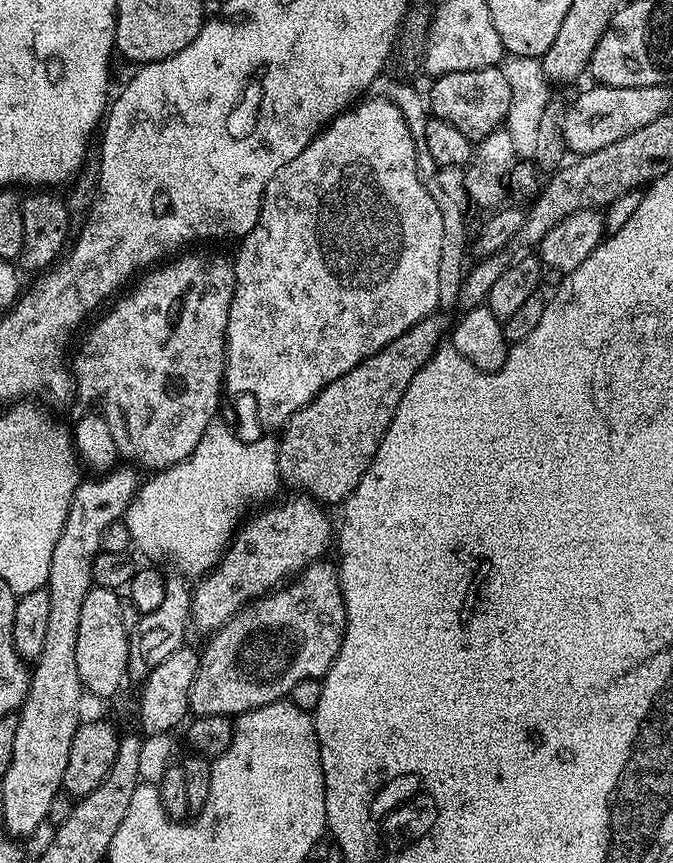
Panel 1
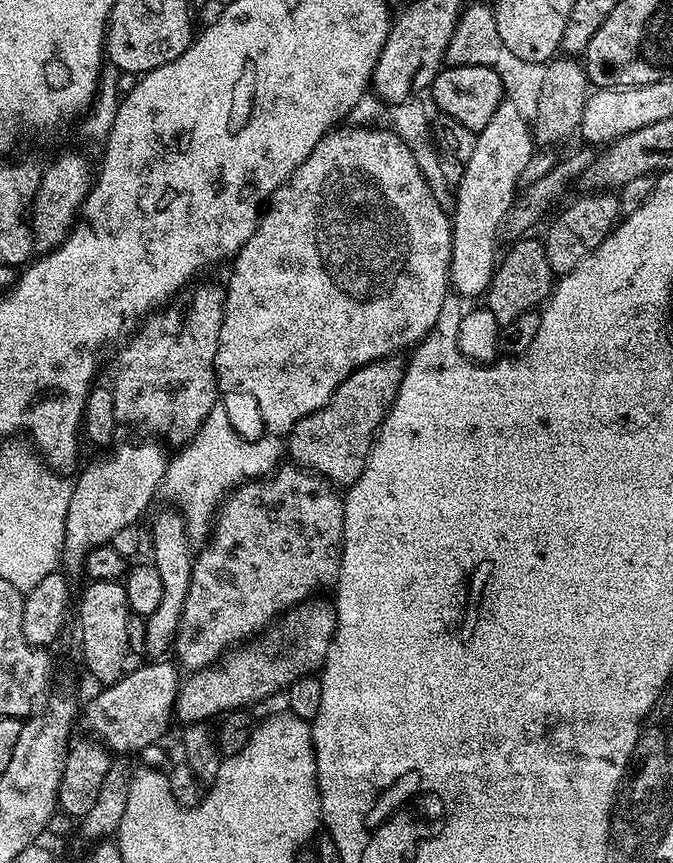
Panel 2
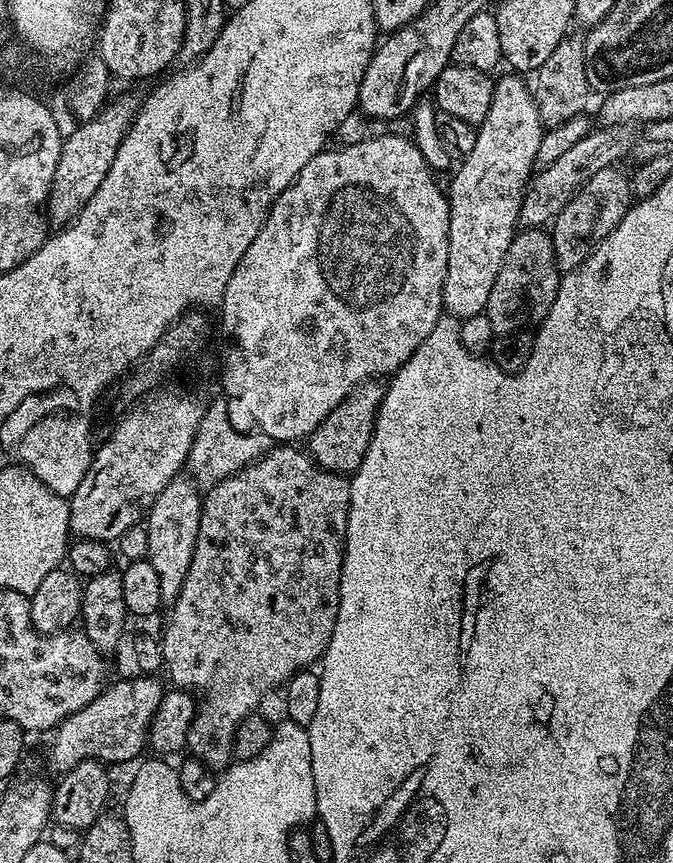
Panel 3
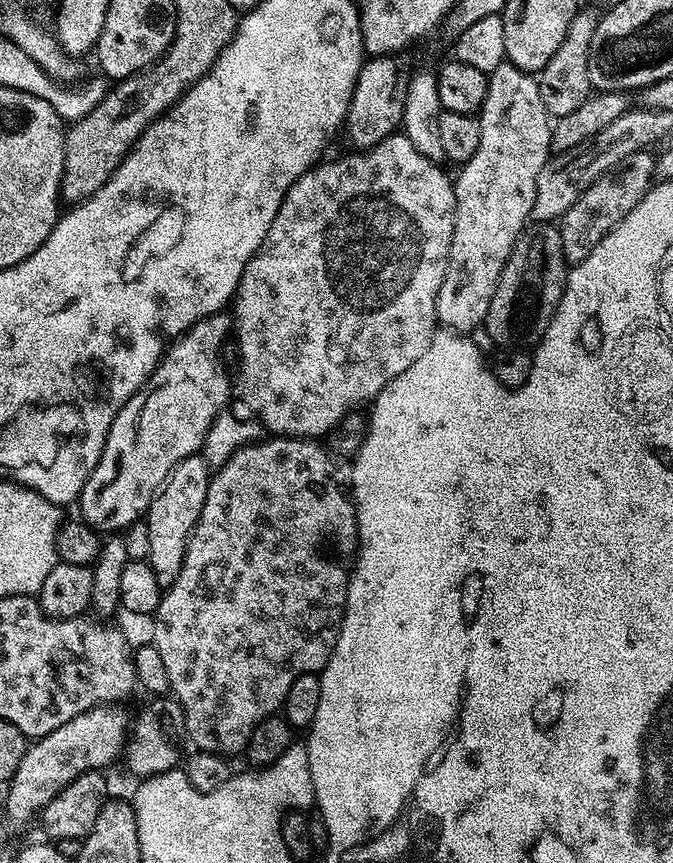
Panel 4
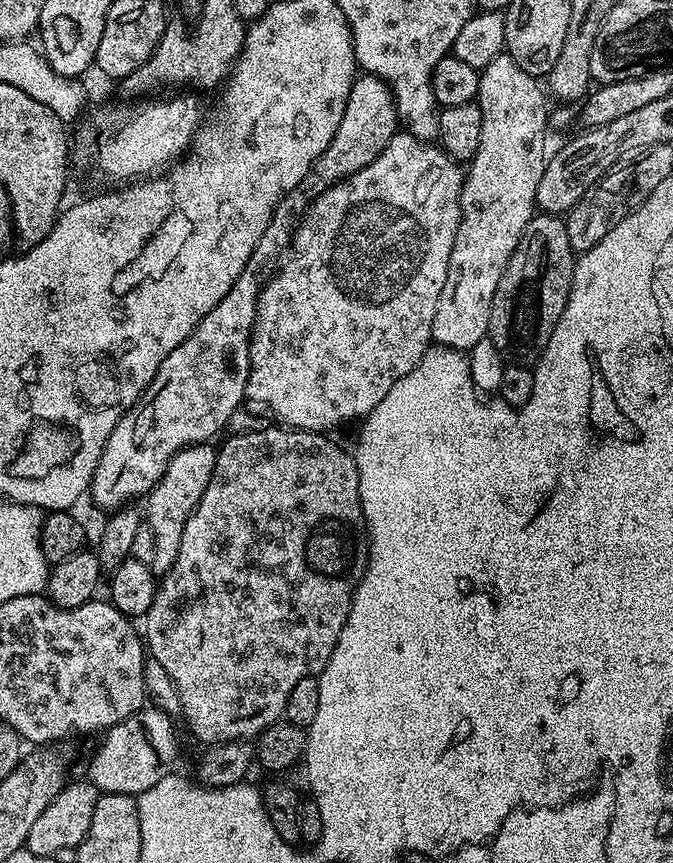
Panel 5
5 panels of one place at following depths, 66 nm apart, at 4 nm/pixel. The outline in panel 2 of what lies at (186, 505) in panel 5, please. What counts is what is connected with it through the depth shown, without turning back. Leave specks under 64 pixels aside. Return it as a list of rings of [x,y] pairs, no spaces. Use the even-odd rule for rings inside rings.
[[[165,507],[165,512],[160,512],[152,520],[152,556],[150,563],[158,570],[158,575],[162,577],[162,599],[158,602],[154,614],[150,614],[143,621],[142,631],[145,634],[145,640],[142,643],[142,649],[148,658],[160,658],[165,655],[164,651],[173,647],[176,631],[182,618],[182,606],[186,606],[186,593],[190,591],[190,578],[192,577],[192,562],[194,559],[194,544],[188,538],[188,524],[184,520],[183,514],[175,507]]]

